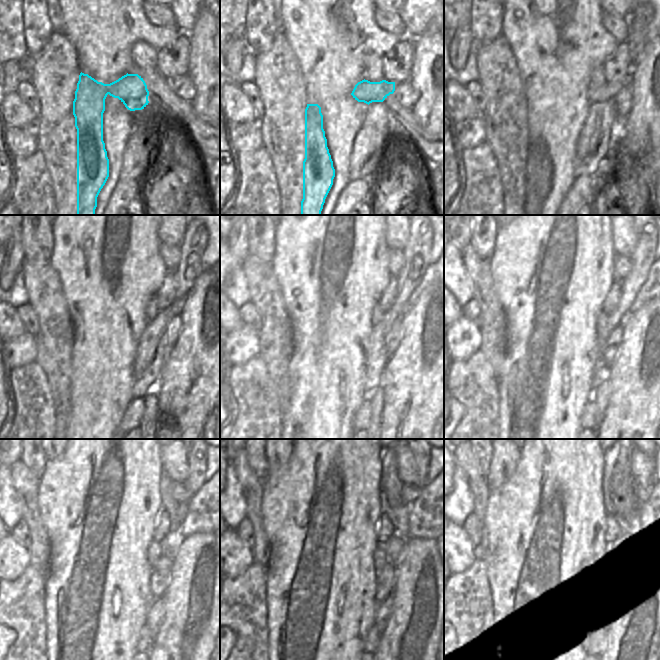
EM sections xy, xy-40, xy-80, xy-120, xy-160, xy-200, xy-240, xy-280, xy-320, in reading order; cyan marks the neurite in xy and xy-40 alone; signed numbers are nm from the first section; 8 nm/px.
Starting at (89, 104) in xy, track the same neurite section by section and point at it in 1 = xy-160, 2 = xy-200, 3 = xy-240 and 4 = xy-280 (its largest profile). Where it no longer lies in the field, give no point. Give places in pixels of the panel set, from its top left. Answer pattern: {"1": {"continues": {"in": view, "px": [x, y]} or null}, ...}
{"1": {"continues": {"in": "xy-160", "px": [423, 286]}}, "2": {"continues": {"in": "xy-200", "px": [647, 292]}}, "3": {"continues": {"in": "xy-240", "px": [199, 518]}}, "4": {"continues": {"in": "xy-280", "px": [423, 513]}}}

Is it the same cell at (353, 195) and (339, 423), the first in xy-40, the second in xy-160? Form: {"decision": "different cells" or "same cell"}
{"decision": "different cells"}

